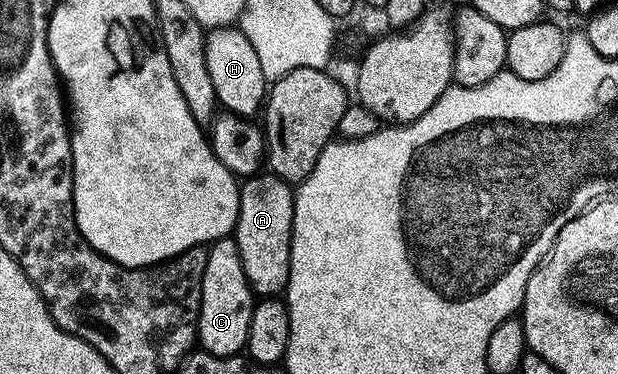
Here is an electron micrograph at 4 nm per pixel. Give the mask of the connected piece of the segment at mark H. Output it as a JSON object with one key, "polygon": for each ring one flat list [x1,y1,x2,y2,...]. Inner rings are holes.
{"polygon":[[213,27,205,39,205,58,211,83,215,86,218,106,229,115,242,119,252,118,252,113,262,108,267,96,267,82,263,67,259,67,259,55,247,39,247,35,237,27]]}

